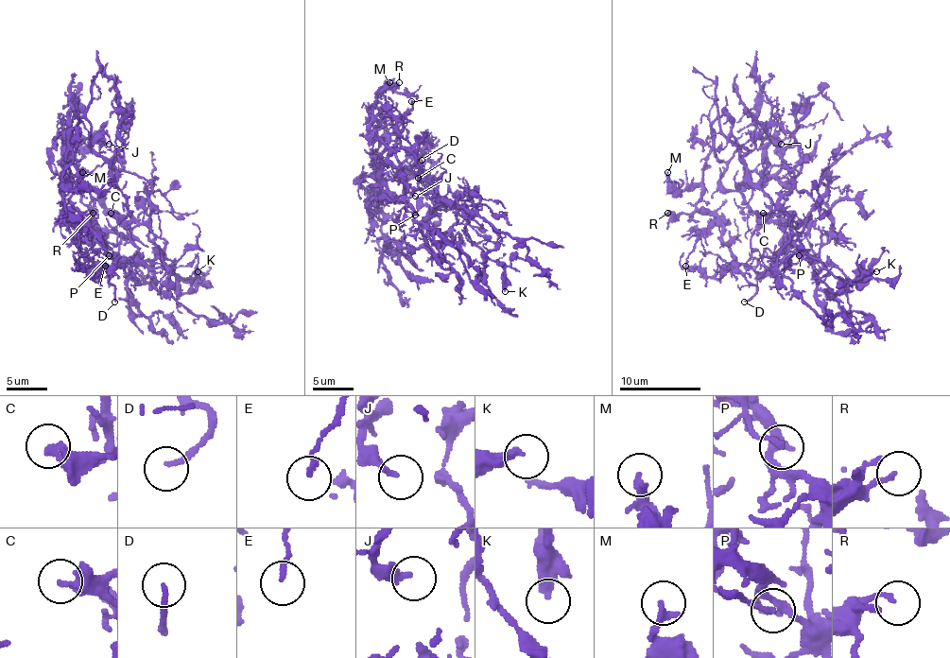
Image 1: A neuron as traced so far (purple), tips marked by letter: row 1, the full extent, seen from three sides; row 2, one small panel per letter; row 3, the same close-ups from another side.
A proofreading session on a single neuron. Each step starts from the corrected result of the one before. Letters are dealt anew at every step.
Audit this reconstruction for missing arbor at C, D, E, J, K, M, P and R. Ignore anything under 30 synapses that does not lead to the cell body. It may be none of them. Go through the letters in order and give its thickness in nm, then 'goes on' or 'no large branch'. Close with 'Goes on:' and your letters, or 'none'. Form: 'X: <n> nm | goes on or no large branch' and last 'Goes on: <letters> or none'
C: 360 nm | no large branch
D: 170 nm | goes on
E: 140 nm | no large branch
J: 190 nm | no large branch
K: 240 nm | no large branch
M: 200 nm | goes on
P: 160 nm | no large branch
R: 140 nm | no large branch
Goes on: D, M

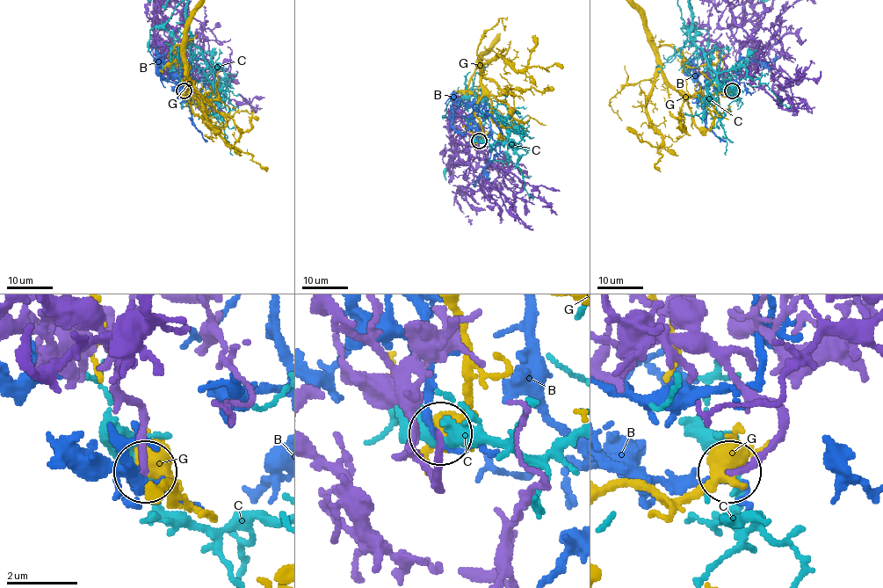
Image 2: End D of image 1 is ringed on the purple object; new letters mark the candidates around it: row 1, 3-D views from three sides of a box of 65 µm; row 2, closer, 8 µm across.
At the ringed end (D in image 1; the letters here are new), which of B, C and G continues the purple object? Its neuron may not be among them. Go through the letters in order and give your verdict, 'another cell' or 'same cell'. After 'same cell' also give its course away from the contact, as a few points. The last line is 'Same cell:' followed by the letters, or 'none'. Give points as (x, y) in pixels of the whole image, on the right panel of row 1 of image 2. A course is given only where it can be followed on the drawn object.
B: another cell
C: another cell
G: another cell
Same cell: none

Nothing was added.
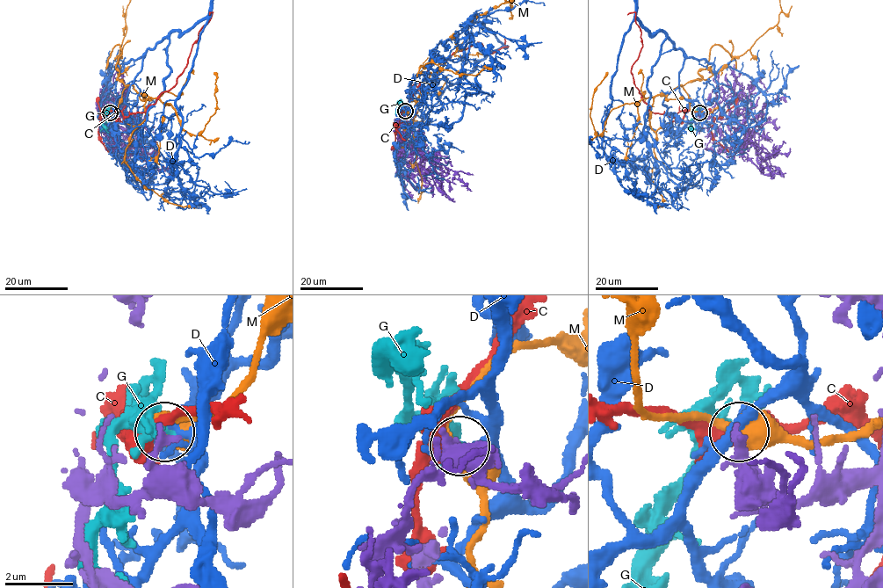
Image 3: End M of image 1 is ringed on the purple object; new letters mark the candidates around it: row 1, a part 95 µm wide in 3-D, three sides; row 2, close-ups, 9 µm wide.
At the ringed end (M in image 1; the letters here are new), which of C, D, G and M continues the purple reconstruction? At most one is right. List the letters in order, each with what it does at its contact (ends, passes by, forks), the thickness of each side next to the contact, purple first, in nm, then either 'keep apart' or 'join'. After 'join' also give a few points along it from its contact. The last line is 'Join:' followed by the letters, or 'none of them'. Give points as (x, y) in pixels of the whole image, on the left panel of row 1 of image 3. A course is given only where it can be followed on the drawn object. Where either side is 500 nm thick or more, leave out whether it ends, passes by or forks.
C: it forks there; 320 nm thick on the purple side, 440 nm on the other; keep apart
D: it passes by; 200 nm thick on the purple side, 280 nm on the other; keep apart
G: it passes by; 320 nm thick on the purple side, 130 nm on the other; join; it runs (110, 112), (107, 109), (103, 120), (104, 128), (100, 131)
M: 320 nm thick on the purple side, 600 nm on the other; keep apart
Join: G

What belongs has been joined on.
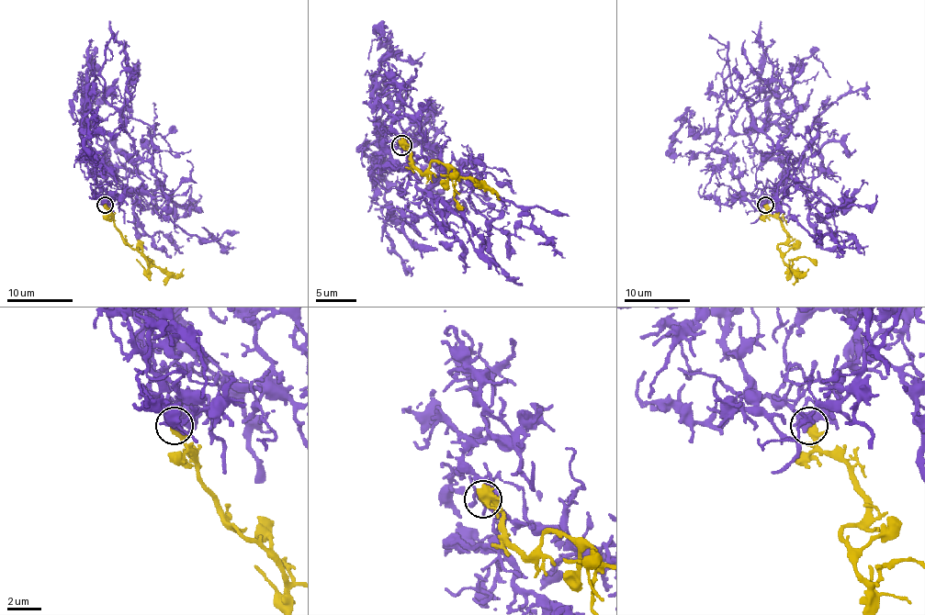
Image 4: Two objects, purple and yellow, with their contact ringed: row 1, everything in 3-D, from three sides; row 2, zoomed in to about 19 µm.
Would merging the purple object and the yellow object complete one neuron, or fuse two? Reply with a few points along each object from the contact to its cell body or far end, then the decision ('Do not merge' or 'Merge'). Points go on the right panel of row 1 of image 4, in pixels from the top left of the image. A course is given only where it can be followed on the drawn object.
Course of purple: (765, 205), (725, 80), (752, 101), (754, 124), (786, 159), (780, 140), (795, 96), (772, 75), (761, 21). Course of yellow: (765, 205), (771, 214), (780, 221), (786, 237), (779, 245), (782, 259), (796, 273), (803, 273), (808, 268). Merge

